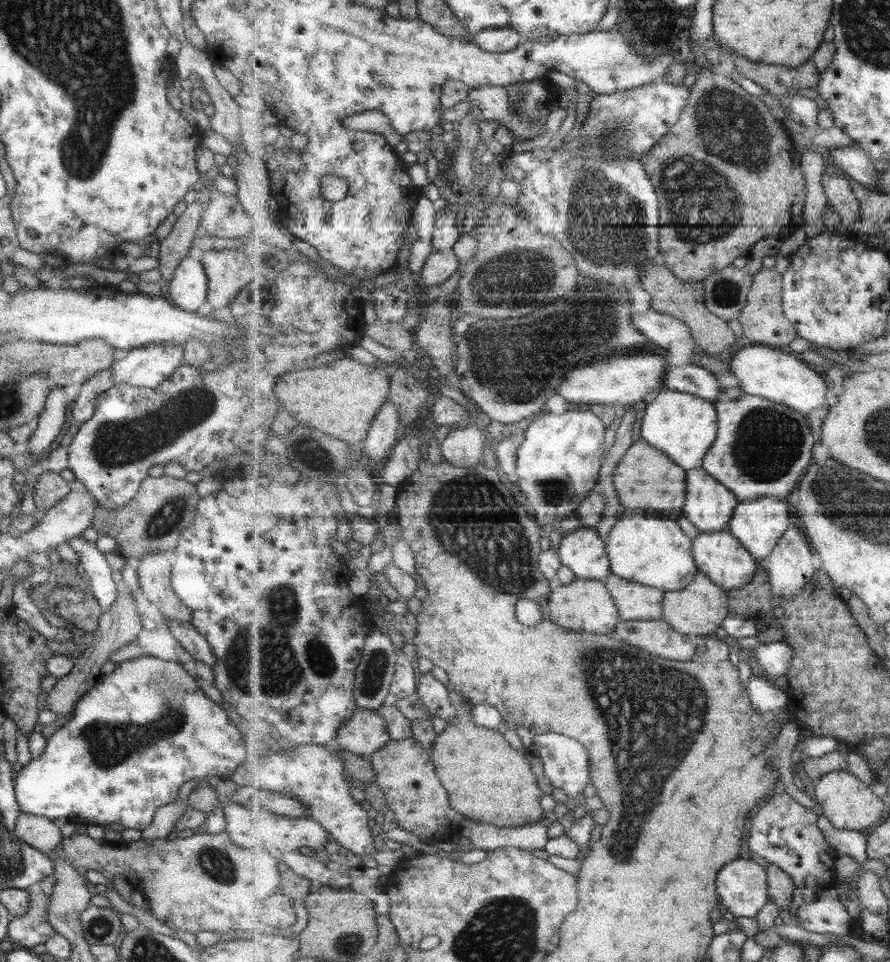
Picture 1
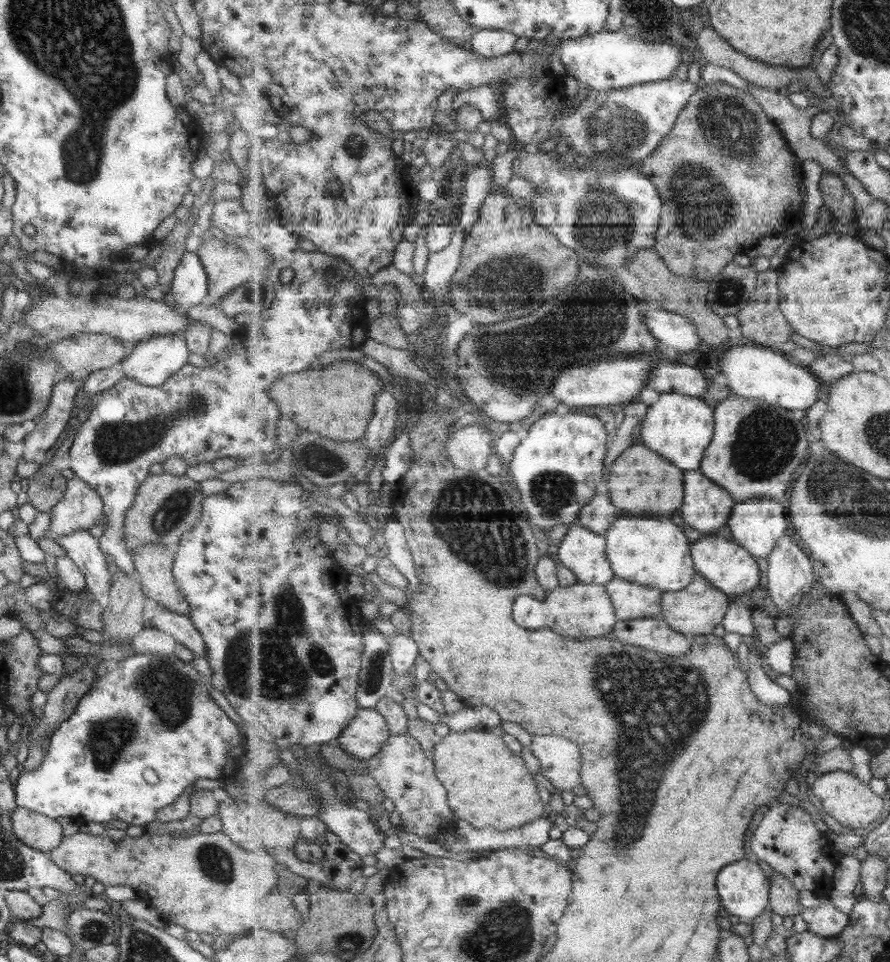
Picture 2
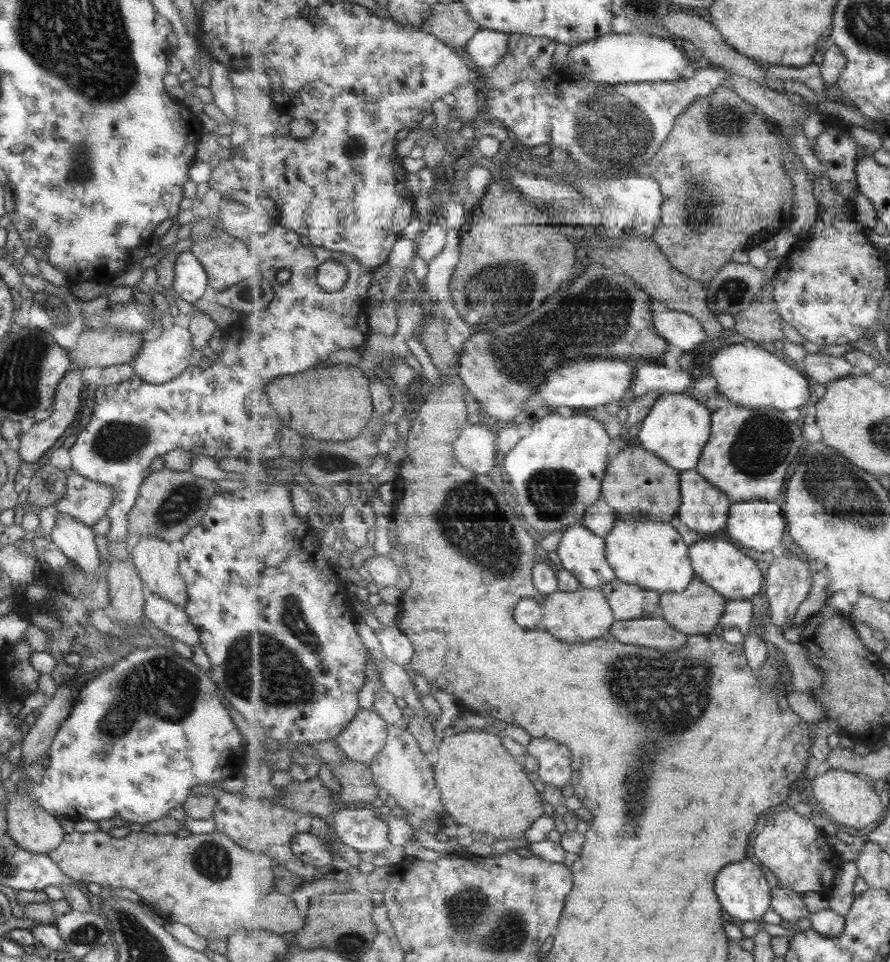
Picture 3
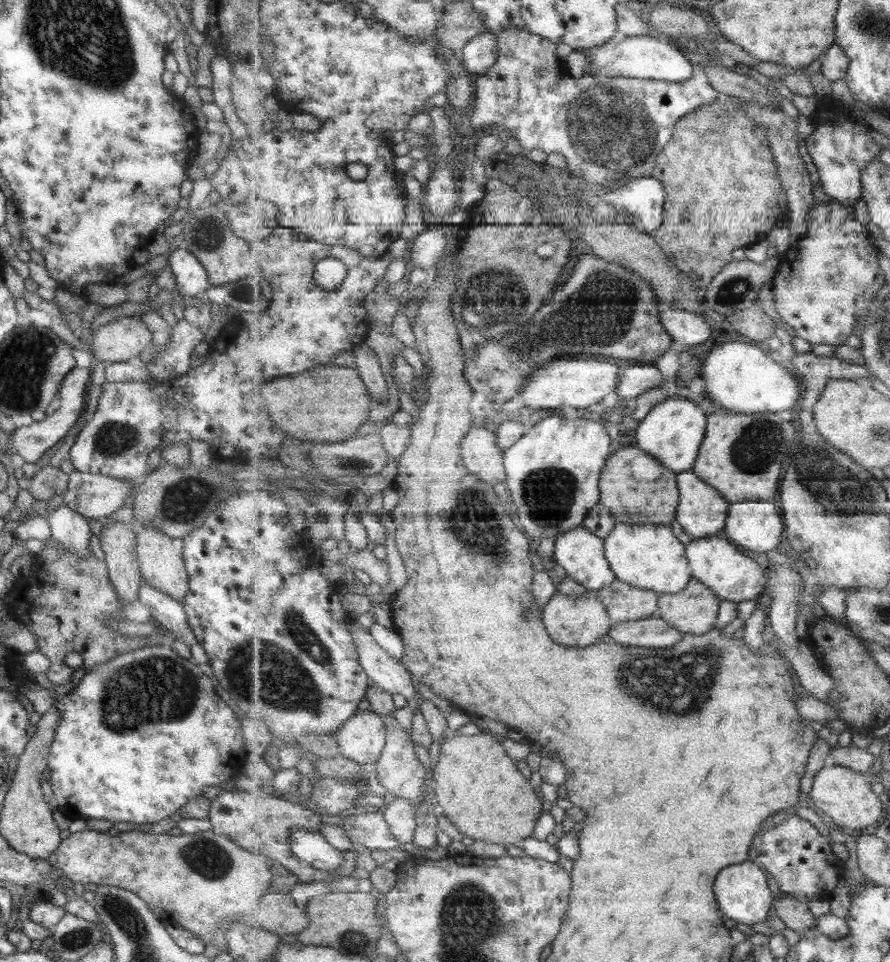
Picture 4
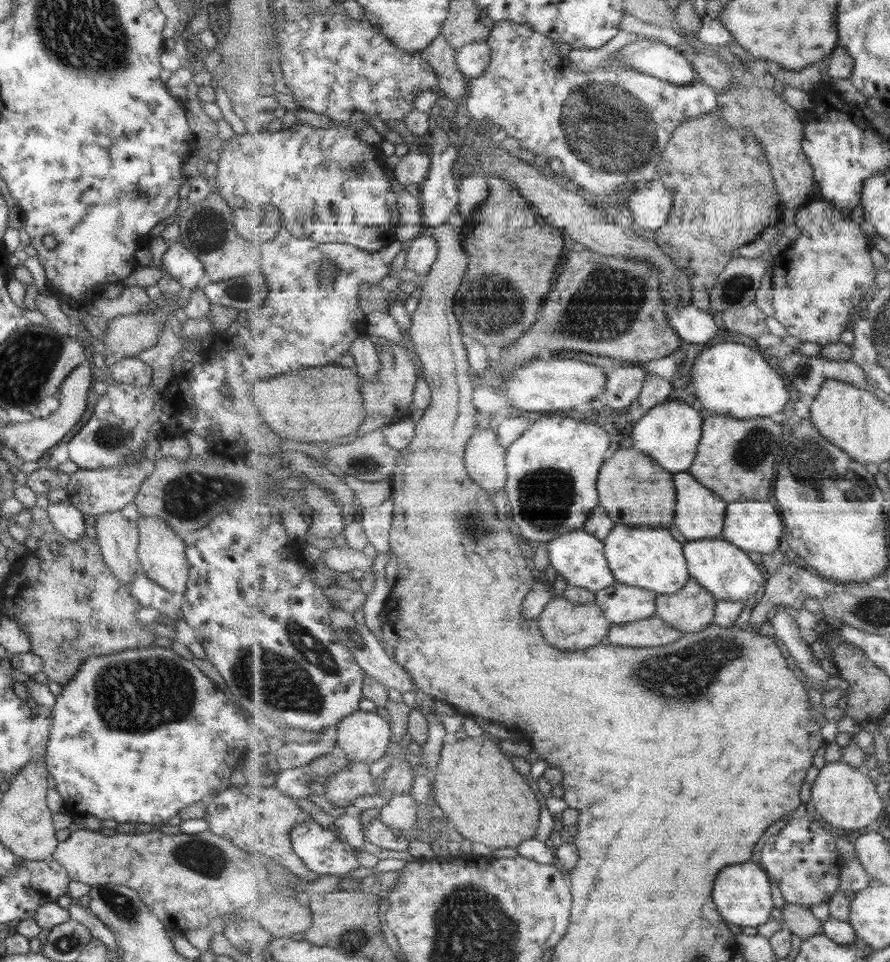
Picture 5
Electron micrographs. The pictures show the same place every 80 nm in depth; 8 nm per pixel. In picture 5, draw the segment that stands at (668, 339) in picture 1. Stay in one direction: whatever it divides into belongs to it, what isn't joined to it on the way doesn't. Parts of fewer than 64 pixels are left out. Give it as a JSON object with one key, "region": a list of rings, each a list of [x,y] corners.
{"region":[[[667,304],[666,312],[683,342],[705,344],[717,336],[719,326],[715,324],[711,311],[703,312],[692,304],[684,307]]]}

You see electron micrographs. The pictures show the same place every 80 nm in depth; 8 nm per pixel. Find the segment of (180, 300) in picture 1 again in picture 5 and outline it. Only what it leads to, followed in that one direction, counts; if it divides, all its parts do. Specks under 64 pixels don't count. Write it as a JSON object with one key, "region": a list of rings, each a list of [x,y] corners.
{"region":[[[177,241],[168,243],[161,257],[161,268],[182,286],[184,292],[190,291],[204,275],[202,264]]]}

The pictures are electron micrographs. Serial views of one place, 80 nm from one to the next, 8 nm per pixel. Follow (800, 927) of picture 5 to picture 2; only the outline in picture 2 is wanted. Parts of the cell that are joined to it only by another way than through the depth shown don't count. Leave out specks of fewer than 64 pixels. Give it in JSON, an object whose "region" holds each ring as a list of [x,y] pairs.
{"region":[[[774,872],[770,883],[770,908],[781,917],[801,916],[801,900],[799,891],[793,887],[793,883],[780,872]]]}

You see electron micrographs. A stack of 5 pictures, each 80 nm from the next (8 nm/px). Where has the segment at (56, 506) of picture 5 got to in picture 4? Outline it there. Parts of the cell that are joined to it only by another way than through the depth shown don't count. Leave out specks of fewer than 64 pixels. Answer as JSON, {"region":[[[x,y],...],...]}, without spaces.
{"region":[[[61,504],[58,508],[48,509],[46,516],[50,537],[56,540],[69,554],[89,558],[89,524],[80,514]]]}

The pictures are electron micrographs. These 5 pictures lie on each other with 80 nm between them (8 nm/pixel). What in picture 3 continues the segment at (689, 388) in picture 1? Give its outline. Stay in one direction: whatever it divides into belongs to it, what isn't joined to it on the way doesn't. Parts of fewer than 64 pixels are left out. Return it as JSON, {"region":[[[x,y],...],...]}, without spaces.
{"region":[[[664,364],[641,365],[634,374],[629,391],[635,398],[647,392],[663,395],[665,393],[687,393],[695,384],[694,376],[688,370],[671,370]]]}

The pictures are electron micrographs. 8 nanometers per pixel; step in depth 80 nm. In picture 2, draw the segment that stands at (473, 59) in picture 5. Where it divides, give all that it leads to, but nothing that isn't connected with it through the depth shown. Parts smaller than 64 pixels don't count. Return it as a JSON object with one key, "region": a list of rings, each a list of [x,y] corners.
{"region":[[[478,29],[468,46],[485,58],[493,58],[513,52],[518,40],[519,36],[513,32]]]}

